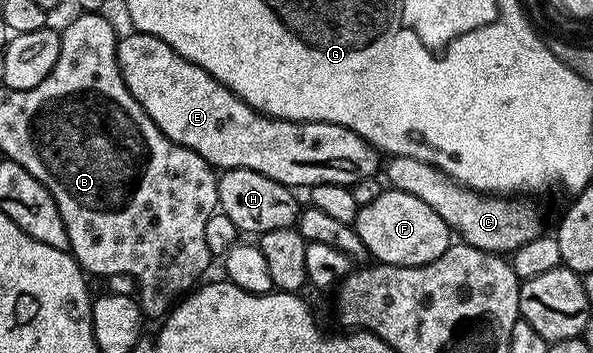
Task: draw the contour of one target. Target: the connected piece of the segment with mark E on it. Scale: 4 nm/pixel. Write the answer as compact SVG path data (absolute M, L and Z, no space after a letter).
M131 32L116 44L116 59L130 88L130 96L142 104L146 116L170 140L179 146L190 148L202 156L208 165L221 171L246 168L250 172L262 172L270 180L278 180L283 186L311 188L318 184L342 184L351 188L358 180L375 178L382 170L382 154L372 143L358 136L345 126L329 122L291 122L285 118L269 118L258 114L250 104L246 104L234 92L230 92L214 76L210 76L200 66L186 60L170 44L149 34Z

